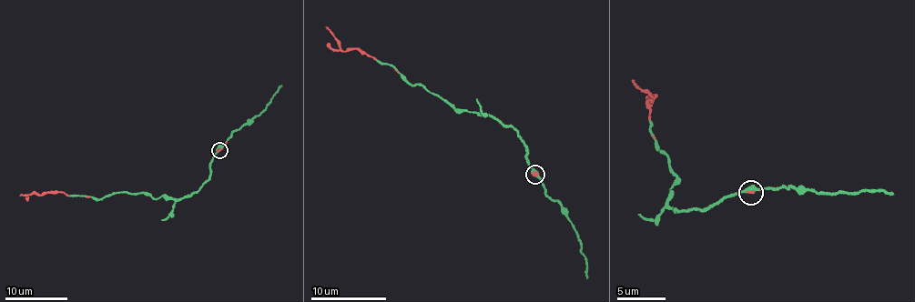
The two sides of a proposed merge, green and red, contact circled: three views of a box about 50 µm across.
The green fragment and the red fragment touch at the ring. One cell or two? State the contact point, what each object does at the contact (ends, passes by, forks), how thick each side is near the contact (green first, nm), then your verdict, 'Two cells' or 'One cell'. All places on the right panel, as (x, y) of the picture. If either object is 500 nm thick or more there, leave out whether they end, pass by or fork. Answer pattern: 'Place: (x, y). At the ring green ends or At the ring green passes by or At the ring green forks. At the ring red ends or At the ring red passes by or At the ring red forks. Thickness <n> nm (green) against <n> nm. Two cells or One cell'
Place: (751, 192). At the ring green passes by. At the ring red ends. Thickness 440 nm (green) against 140 nm. One cell

